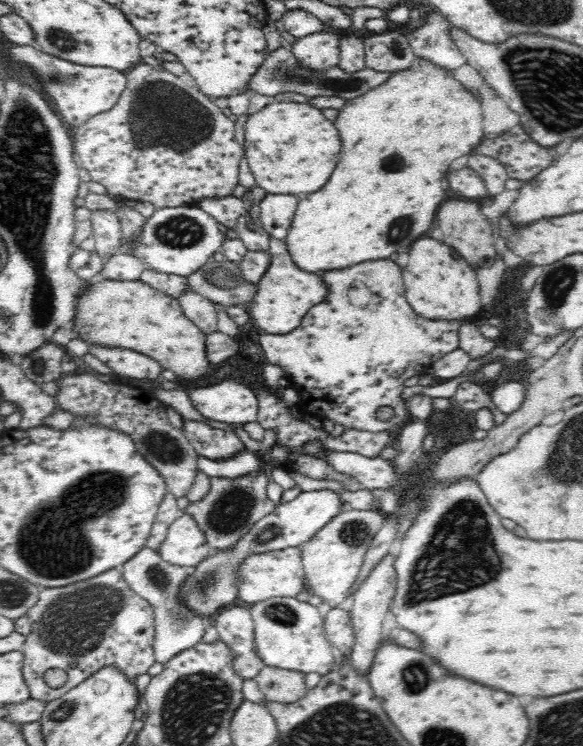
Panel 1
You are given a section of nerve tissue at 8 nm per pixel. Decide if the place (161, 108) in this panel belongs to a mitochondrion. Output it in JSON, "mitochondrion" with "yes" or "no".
{"mitochondrion":"yes"}

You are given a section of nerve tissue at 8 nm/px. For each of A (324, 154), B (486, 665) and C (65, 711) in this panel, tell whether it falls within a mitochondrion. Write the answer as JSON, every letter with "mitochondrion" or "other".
{"A":"other","B":"other","C":"mitochondrion"}

